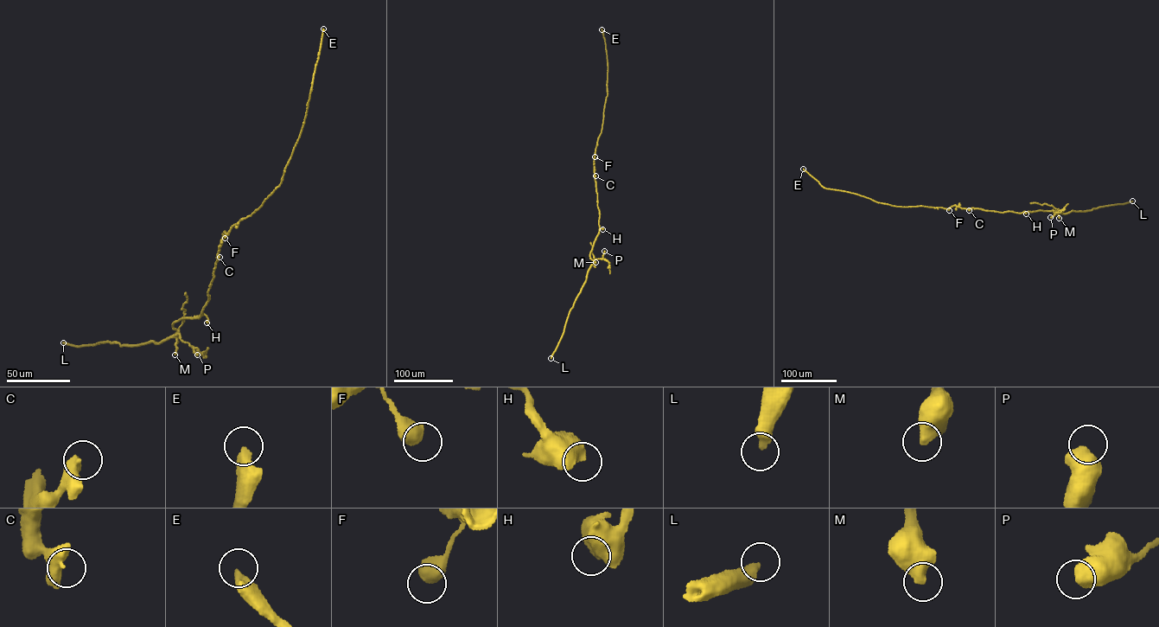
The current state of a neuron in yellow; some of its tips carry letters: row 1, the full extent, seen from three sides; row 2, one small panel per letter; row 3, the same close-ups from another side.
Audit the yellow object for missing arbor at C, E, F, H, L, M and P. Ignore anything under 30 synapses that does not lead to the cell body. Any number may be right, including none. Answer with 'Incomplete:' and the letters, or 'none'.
Incomplete: E

